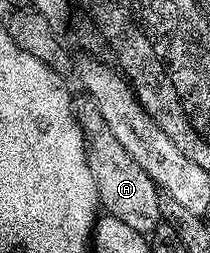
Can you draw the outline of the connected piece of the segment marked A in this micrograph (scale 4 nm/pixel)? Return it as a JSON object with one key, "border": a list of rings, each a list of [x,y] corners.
{"border":[[[77,96],[74,108],[84,136],[84,150],[86,159],[90,163],[90,175],[94,175],[94,183],[98,187],[103,212],[114,219],[122,219],[122,223],[126,223],[134,231],[145,235],[151,234],[162,221],[160,190],[152,182],[150,175],[146,175],[146,171],[142,171],[142,167],[138,167],[134,159],[130,159],[126,147],[122,147],[122,143],[114,139],[110,127],[106,125],[106,119],[102,117],[102,111],[98,111],[98,103],[94,103],[92,97]]]}

